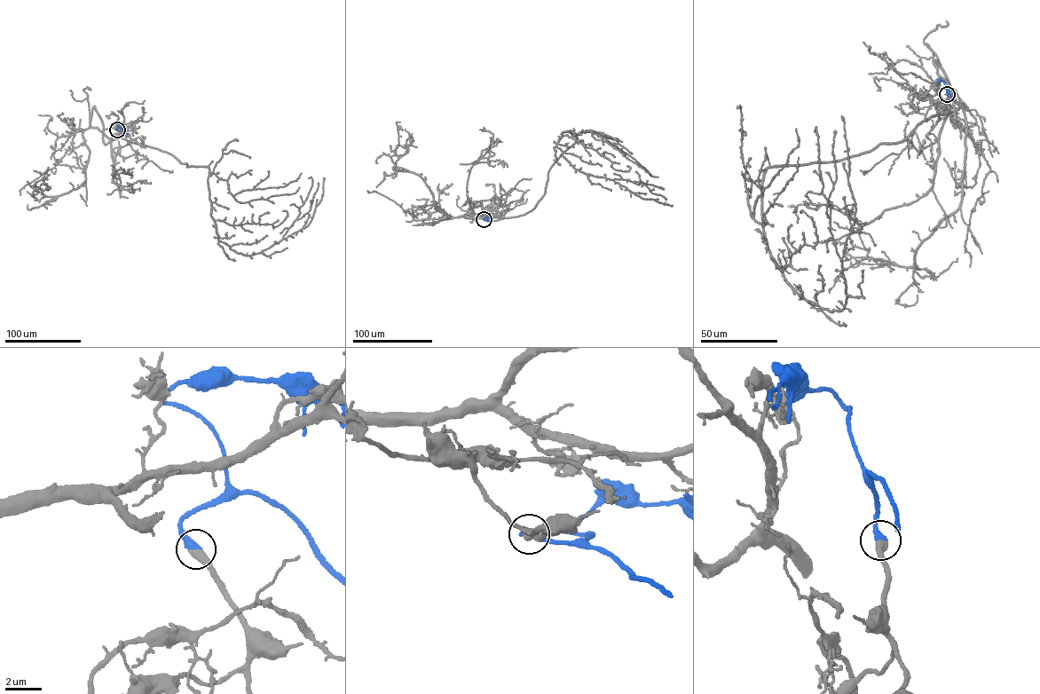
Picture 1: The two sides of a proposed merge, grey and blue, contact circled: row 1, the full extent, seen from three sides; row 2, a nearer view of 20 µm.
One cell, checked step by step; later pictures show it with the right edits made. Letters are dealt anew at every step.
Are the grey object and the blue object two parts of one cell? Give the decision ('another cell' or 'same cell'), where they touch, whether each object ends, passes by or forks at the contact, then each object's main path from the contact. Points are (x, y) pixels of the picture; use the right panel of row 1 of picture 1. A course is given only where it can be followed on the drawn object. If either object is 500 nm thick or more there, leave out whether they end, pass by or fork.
same cell | (947, 94) | grey via (947, 94), (949, 112), (900, 141), (763, 175), (770, 257), (831, 311), (845, 303), (855, 209), (841, 115) | blue via (947, 93), (944, 82), (938, 79), (937, 82)

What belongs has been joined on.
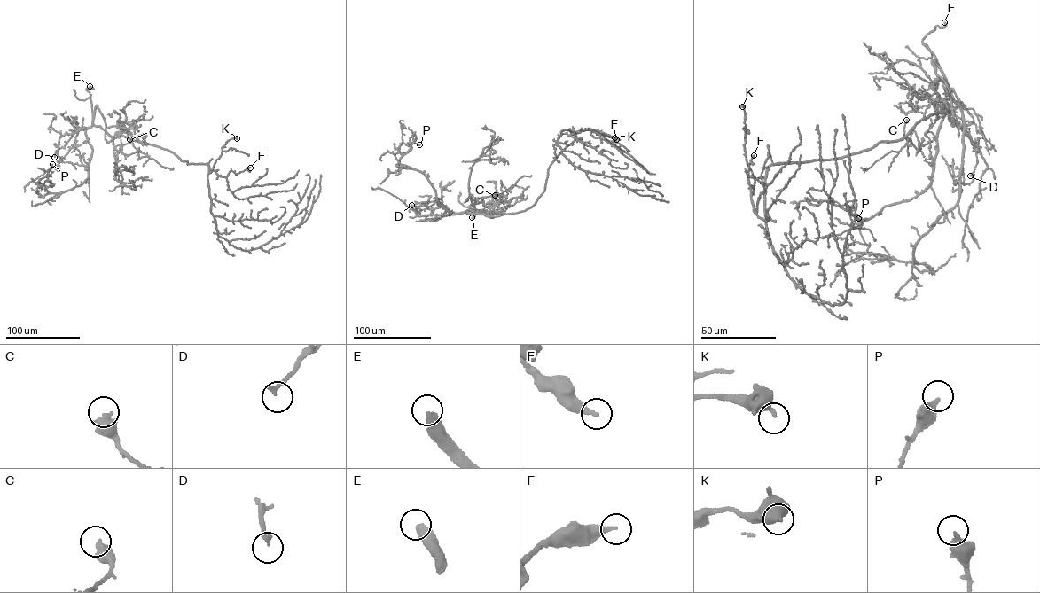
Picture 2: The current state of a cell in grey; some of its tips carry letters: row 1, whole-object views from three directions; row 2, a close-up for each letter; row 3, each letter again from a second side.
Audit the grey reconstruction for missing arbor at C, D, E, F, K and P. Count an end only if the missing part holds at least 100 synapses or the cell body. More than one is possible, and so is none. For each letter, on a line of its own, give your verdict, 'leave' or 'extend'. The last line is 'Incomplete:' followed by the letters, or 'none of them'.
C: leave
D: leave
E: extend
F: leave
K: leave
P: leave
Incomplete: E

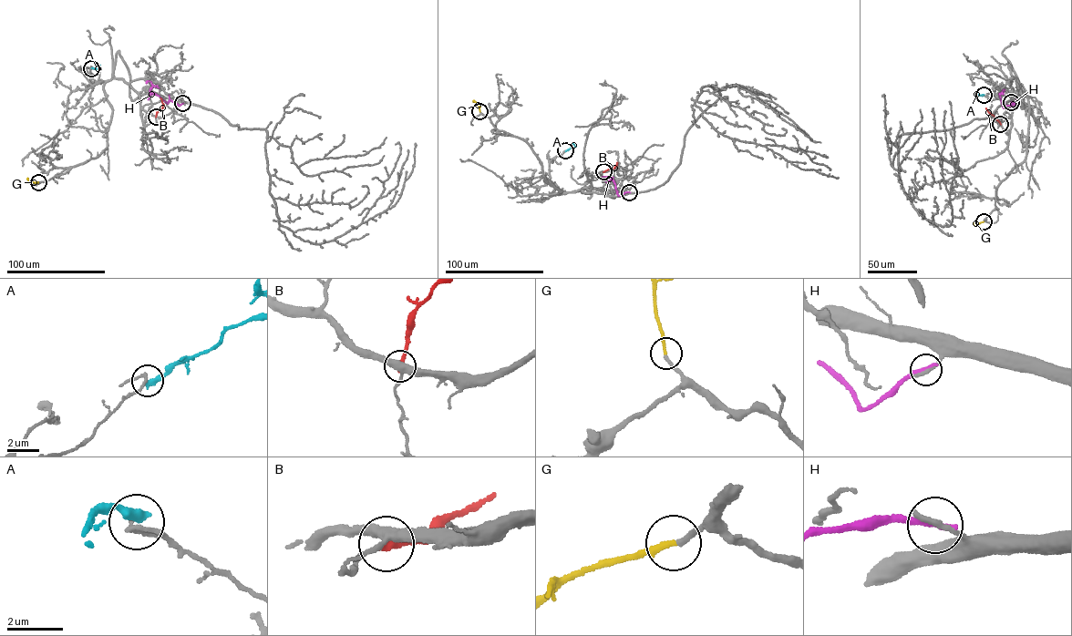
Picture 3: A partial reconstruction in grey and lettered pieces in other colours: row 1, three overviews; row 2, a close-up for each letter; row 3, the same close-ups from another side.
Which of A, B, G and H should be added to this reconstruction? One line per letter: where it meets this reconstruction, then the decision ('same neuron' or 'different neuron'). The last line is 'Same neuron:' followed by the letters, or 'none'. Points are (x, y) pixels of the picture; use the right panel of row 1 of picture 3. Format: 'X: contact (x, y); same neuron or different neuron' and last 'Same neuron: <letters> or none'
A: contact (984, 95); different neuron
B: contact (1000, 124); different neuron
G: contact (984, 221); same neuron
H: contact (1011, 102); different neuron
Same neuron: G

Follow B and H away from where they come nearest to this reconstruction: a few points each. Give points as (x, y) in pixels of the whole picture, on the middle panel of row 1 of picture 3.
B: (602, 171), (613, 169), (616, 162)
H: (629, 192), (619, 195), (614, 183), (606, 176), (611, 177), (610, 180), (606, 182), (606, 179)

